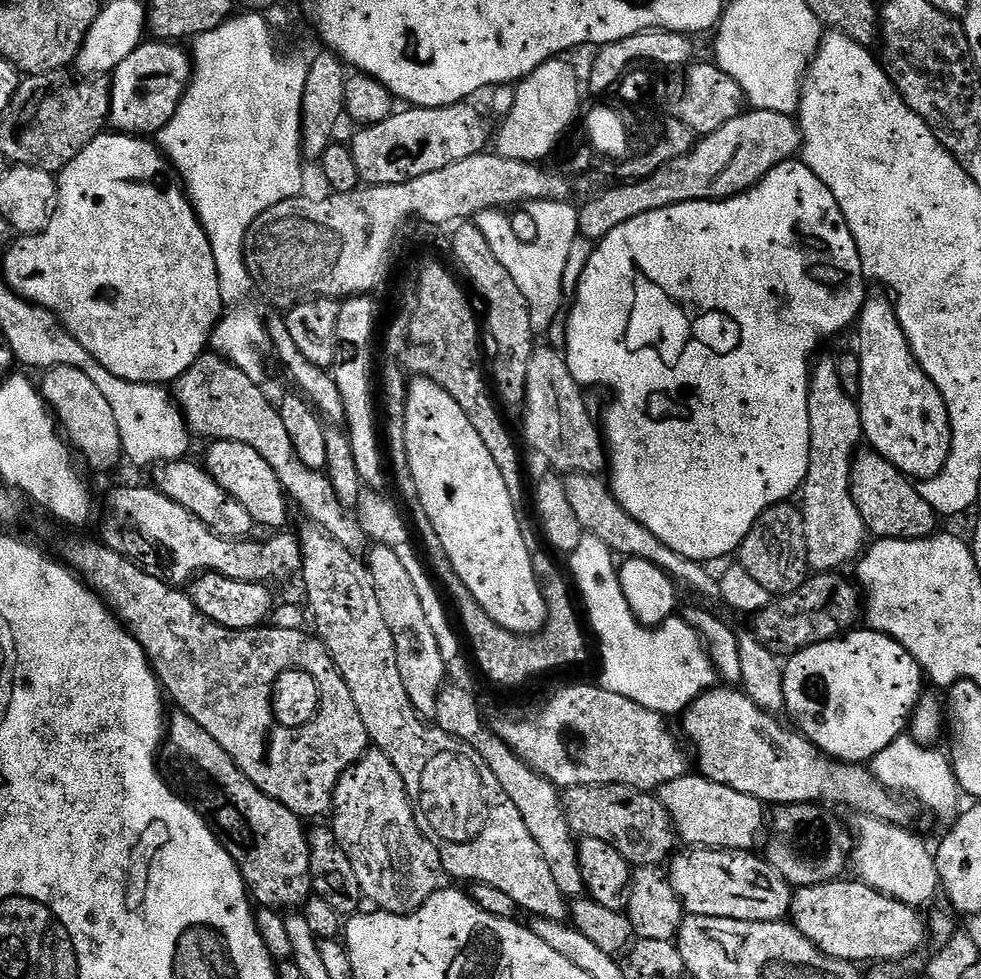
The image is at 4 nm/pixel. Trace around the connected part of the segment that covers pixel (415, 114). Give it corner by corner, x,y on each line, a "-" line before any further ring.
461,102
440,108
409,107
408,112
394,112
378,125
363,127
355,134
350,149
361,181
374,185
400,185
423,174
436,173
462,158
474,158
489,147
488,124
471,108

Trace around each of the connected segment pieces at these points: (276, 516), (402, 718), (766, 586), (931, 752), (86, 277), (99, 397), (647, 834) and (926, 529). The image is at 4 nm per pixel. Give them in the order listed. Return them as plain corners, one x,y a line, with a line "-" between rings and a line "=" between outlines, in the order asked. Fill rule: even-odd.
218,440
209,443
207,447
206,467
209,474
216,479
218,486
222,486
222,490
229,492
250,512
253,525
260,527
261,524
264,528
272,528
268,530
283,529
287,525
284,523
288,520
290,501
278,474
270,466
270,462
266,462
266,458
258,454
258,450
253,450
252,447
242,442
=
307,527
298,532
298,539
300,572
304,576
304,592
308,595
306,612
310,624
312,620
311,627
332,655
334,666
342,674
346,686
350,686
350,695
354,697
354,706
358,706
358,715
362,717
362,726
366,726
369,741
386,754
386,758
394,762
398,774
402,774
420,832
440,852
444,872
456,880
468,880
472,884
485,884
502,890
509,898
514,898
517,909
524,911
525,908
529,917
567,921
570,916
569,897
558,890
558,882
554,882
554,874
542,850
538,850
538,842
534,842
530,830
526,830
526,822
522,822
518,806
510,802
510,794
506,794
498,778
494,778
494,770
486,766
484,759
473,752
471,746
463,744
457,736
446,734
446,730
433,726
414,710
402,683
402,674
398,671
394,638
382,619
378,594
374,594
374,582
365,561
357,553
346,550
342,542
330,538
326,530
=
785,502
766,509
758,522
754,522
750,534
746,534
738,549
738,564
746,570
748,580
758,582
762,590
776,598
798,590
810,576
804,513
794,505
795,503
=
902,734
870,761
870,771
889,792
905,792
913,796
922,807
929,808
934,815
951,821
957,815
956,803
962,799
962,791
956,784
952,761
943,751
940,753
936,750
935,747
919,744
911,735
=
108,130
96,136
88,143
86,150
82,150
82,154
78,154
78,158
70,162
70,166
66,166
59,172
56,203
48,225
35,236
21,235
13,239
8,251
3,253
2,280
17,296
28,303
37,304
39,308
53,312
60,319
65,330
95,358
100,368
110,370
110,374
135,384
168,386
179,380
182,374
186,374
186,370
194,366
198,357
205,355
212,339
212,331
226,311
226,301
220,293
218,266
214,262
214,250
210,246
210,238
202,222
196,217
196,210
192,207
192,201
188,199
185,189
175,179
172,181
164,173
164,164
166,168
164,153
151,139
129,136
115,130
=
70,366
49,368
43,376
44,403
58,421
67,443
88,459
90,467
114,467
119,462
120,456
122,460
118,422
114,422
114,410
110,410
110,402
106,402
105,393
97,381
89,373
74,370
=
579,784
563,789
562,799
566,822
577,837
589,836
610,842
610,846
636,868
663,865
677,851
676,827
666,806
662,806
652,792
639,792
621,784
=
875,450
857,451
852,460
852,497
854,506
858,506
858,514
862,514
862,522
876,540
925,540
937,531
938,513
922,498
919,487
904,473
898,471
885,456
879,456

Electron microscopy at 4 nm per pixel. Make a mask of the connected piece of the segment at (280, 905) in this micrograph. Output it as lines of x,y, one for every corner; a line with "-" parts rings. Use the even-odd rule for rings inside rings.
179,710
173,711
167,717
166,731
162,741
162,772
174,791
178,793
187,804
191,804
199,816
202,816
215,832
216,837
220,839
220,844
234,858
238,866
244,883
248,885
251,899
261,908
274,908
277,910
300,910
313,895
312,890
312,867
310,866
310,850
308,849
308,832
302,823
301,817
295,816
282,802
270,798
190,718
186,713

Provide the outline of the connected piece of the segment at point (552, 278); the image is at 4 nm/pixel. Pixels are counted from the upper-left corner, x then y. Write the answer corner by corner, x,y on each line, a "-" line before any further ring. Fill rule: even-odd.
537,200
534,213
538,224
538,240
533,245
516,244
512,239
509,217
500,210
479,212
474,222
486,234
494,258
510,270
510,278
518,282
526,306
530,306
530,326
533,333
540,334
548,328
547,343
551,347
563,349
566,342
566,330
570,322
571,307
564,304
564,271
568,268
568,259
572,256
572,247
580,236
580,214
577,205
562,200
-
564,304
564,308
562,307

